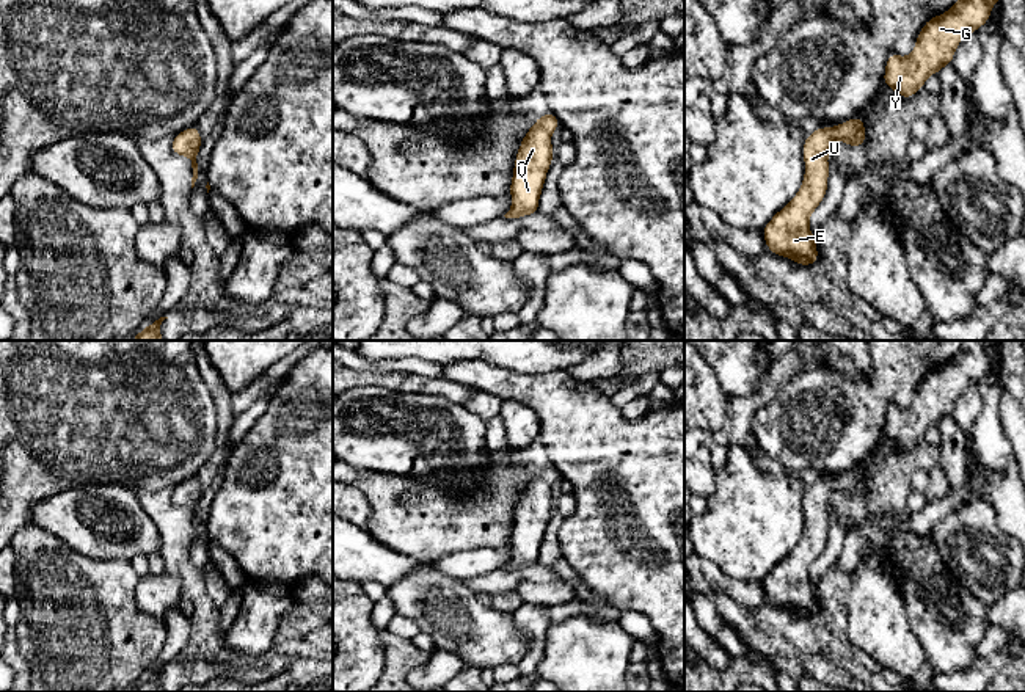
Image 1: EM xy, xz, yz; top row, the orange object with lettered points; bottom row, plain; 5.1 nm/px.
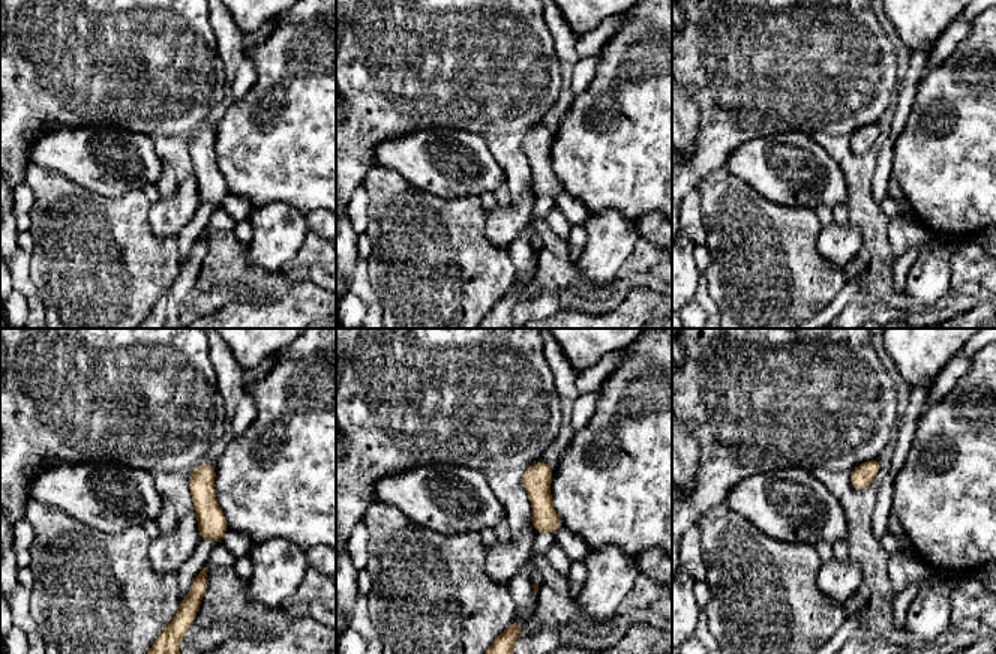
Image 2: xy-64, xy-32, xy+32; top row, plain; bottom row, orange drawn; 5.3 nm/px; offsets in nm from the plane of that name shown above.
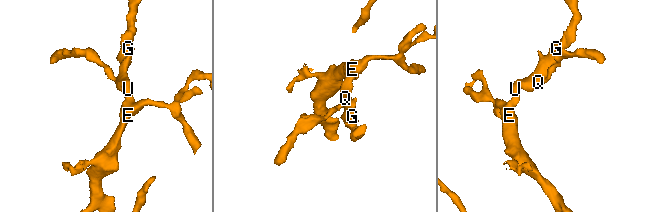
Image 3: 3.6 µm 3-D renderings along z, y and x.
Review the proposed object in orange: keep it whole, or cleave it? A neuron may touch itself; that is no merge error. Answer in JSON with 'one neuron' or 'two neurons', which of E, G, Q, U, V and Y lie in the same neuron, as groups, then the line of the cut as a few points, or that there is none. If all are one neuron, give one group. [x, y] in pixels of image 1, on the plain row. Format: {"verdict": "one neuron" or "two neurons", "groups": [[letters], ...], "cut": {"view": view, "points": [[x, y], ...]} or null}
{"verdict": "one neuron", "groups": [["E", "G", "Q", "U", "V", "Y"]], "cut": null}

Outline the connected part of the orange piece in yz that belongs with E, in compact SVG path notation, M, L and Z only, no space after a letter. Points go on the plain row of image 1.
M852 469L829 480L819 477L805 490L802 537L796 548L761 581L769 603L793 610L797 617L813 617L818 612L816 590L810 582L808 570L827 544L827 508L833 491L851 499L865 497L862 469Z

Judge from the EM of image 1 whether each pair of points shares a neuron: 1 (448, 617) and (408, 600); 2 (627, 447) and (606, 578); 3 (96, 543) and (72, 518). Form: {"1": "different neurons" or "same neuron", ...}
{"1": "same neuron", "2": "same neuron", "3": "same neuron"}

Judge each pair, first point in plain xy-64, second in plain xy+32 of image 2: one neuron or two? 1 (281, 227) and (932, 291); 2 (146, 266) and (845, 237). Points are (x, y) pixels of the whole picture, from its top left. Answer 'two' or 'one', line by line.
1: one
2: two

